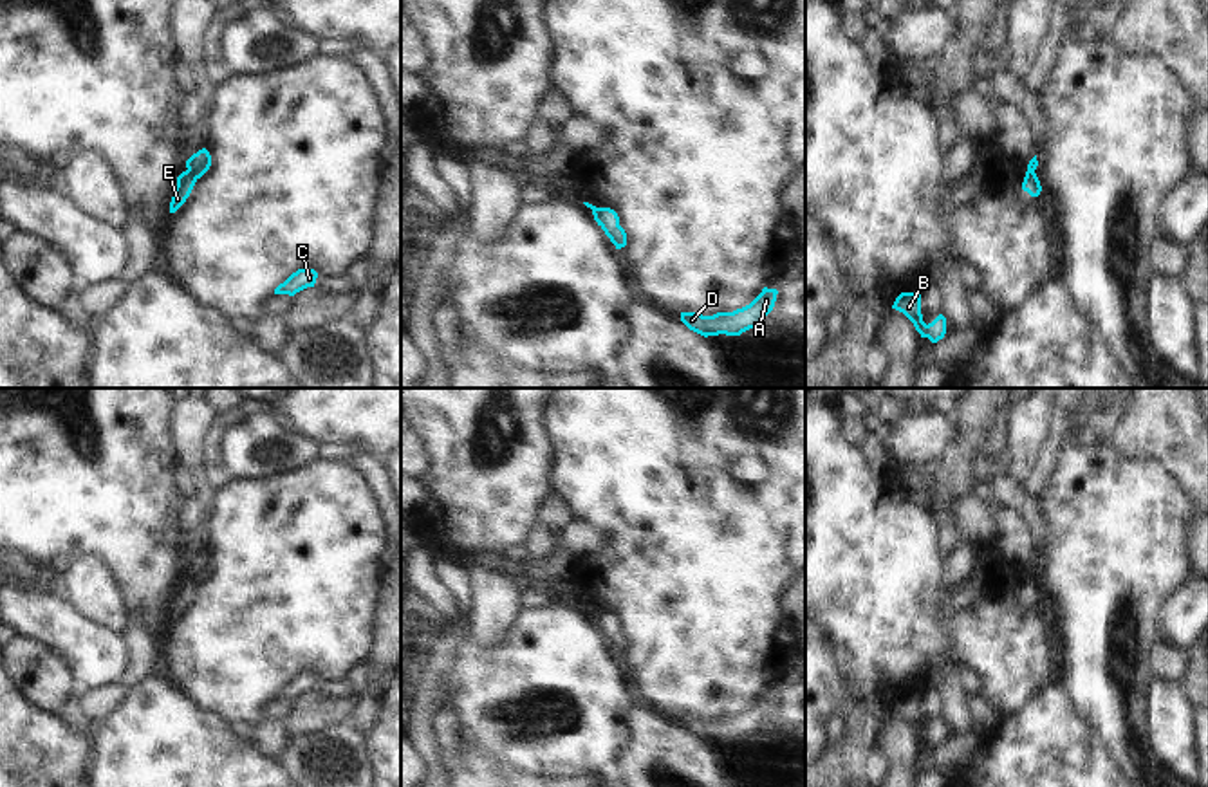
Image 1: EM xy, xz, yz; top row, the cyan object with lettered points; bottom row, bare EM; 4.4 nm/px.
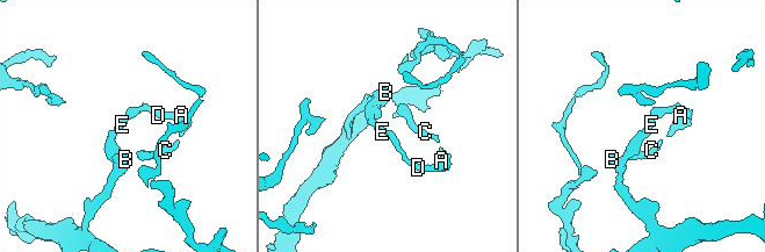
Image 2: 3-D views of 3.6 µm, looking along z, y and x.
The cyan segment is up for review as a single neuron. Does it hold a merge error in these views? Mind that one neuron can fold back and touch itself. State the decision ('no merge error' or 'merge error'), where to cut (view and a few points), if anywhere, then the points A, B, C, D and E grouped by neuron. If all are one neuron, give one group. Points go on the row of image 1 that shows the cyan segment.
merge error; cut in xy along (188, 168), (195, 179); A C D / B E

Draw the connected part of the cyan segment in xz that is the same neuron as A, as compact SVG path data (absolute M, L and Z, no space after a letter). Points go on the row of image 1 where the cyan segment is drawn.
M764 287L762 292L746 307L733 312L717 312L702 316L697 312L681 312L681 321L693 332L708 336L740 336L742 332L760 327L762 319L773 310L776 289Z

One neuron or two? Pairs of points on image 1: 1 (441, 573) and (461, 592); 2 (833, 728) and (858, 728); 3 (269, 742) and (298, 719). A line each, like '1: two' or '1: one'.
1: one
2: two
3: two

